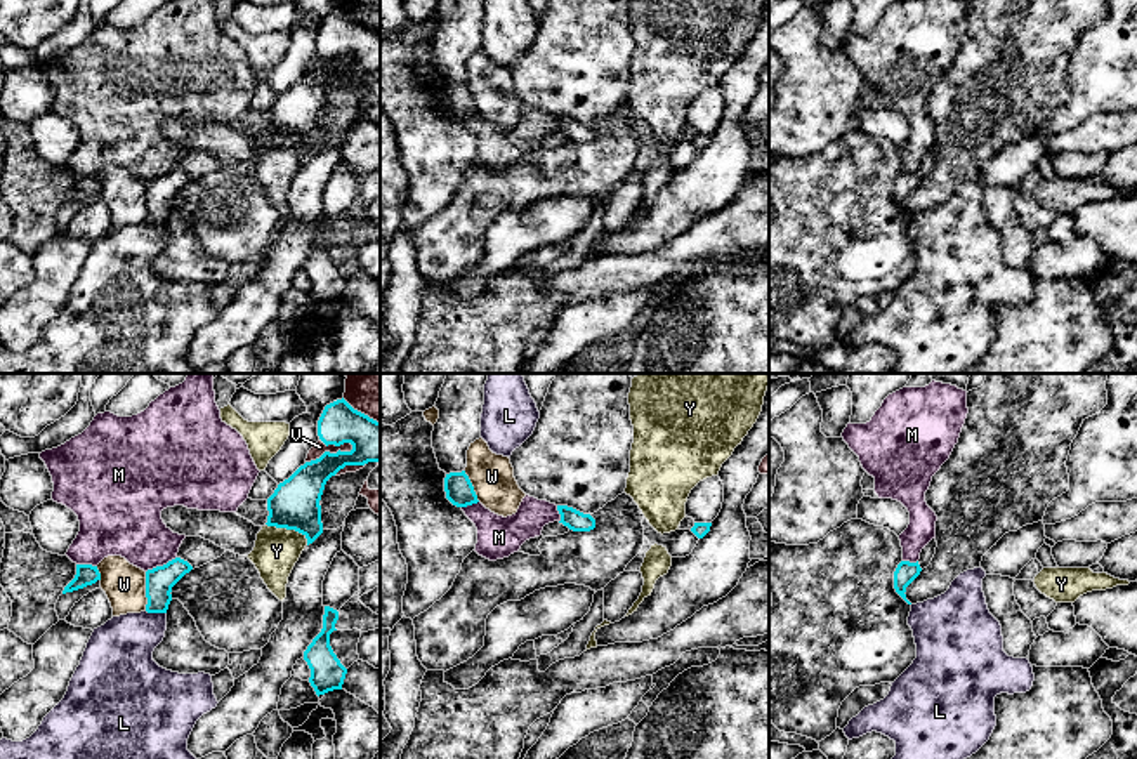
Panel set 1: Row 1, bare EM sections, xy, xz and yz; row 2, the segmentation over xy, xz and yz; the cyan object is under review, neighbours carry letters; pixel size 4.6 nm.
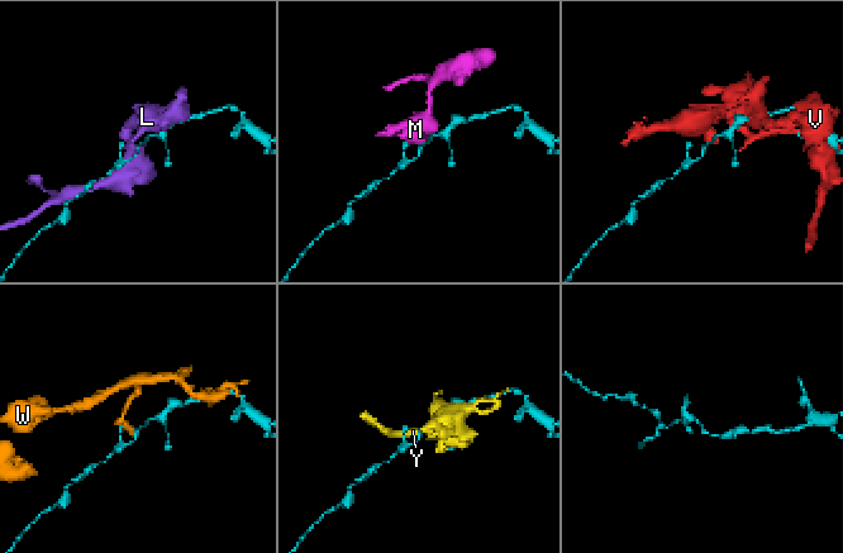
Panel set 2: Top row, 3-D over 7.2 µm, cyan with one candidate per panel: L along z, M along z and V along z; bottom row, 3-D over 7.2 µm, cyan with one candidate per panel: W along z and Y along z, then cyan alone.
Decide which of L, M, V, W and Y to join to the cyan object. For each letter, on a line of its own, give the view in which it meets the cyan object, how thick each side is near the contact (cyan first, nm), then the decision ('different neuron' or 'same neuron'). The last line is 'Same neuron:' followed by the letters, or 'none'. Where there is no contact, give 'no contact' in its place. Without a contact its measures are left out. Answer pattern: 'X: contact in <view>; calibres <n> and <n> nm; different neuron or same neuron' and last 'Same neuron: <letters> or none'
L: contact in xy; calibres 130 and 300 nm; different neuron
M: contact in xy; calibres 130 and 300 nm; different neuron
V: contact in xy; calibres 200 and 60 nm; different neuron
W: contact in xy; calibres 130 and 190 nm; different neuron
Y: contact in xy; calibres 220 and 200 nm; different neuron
Same neuron: none

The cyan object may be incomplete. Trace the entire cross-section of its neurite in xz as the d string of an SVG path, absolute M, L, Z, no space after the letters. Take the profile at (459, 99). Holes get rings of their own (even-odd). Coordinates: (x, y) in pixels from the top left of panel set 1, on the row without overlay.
M465 82L446 85L444 102L446 109L457 118L467 118L479 113Z

